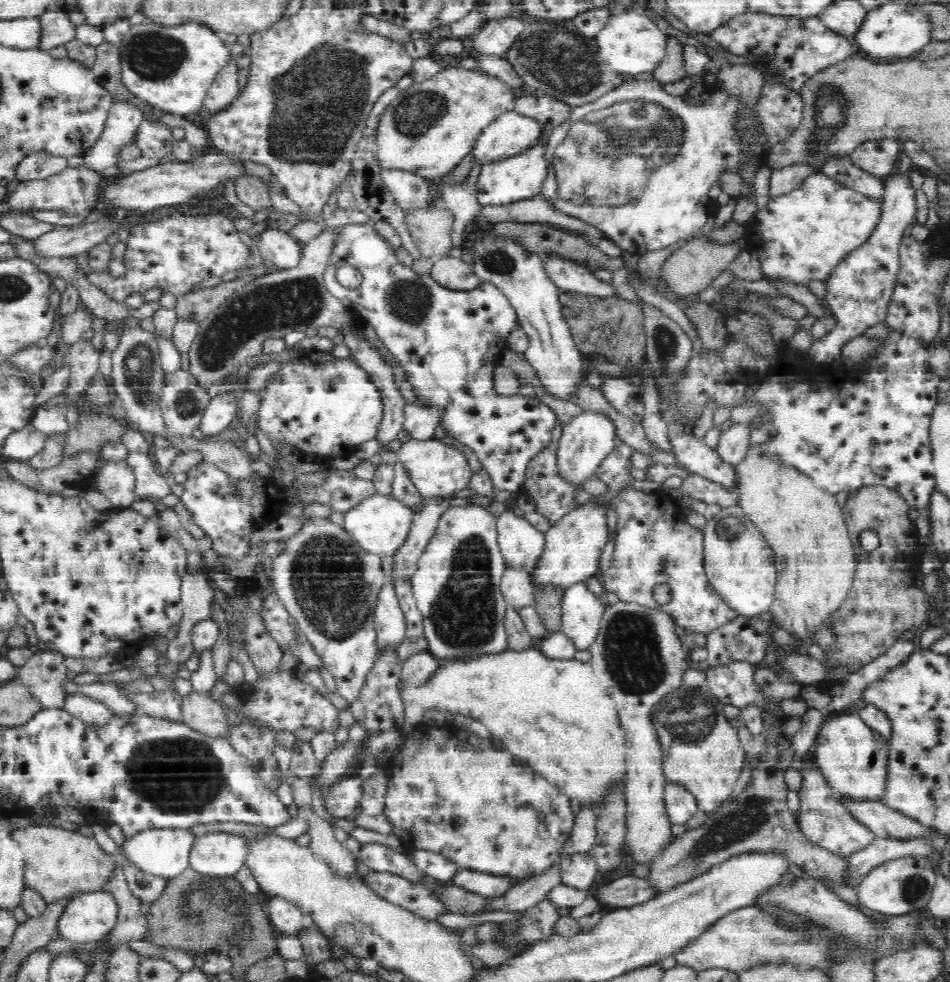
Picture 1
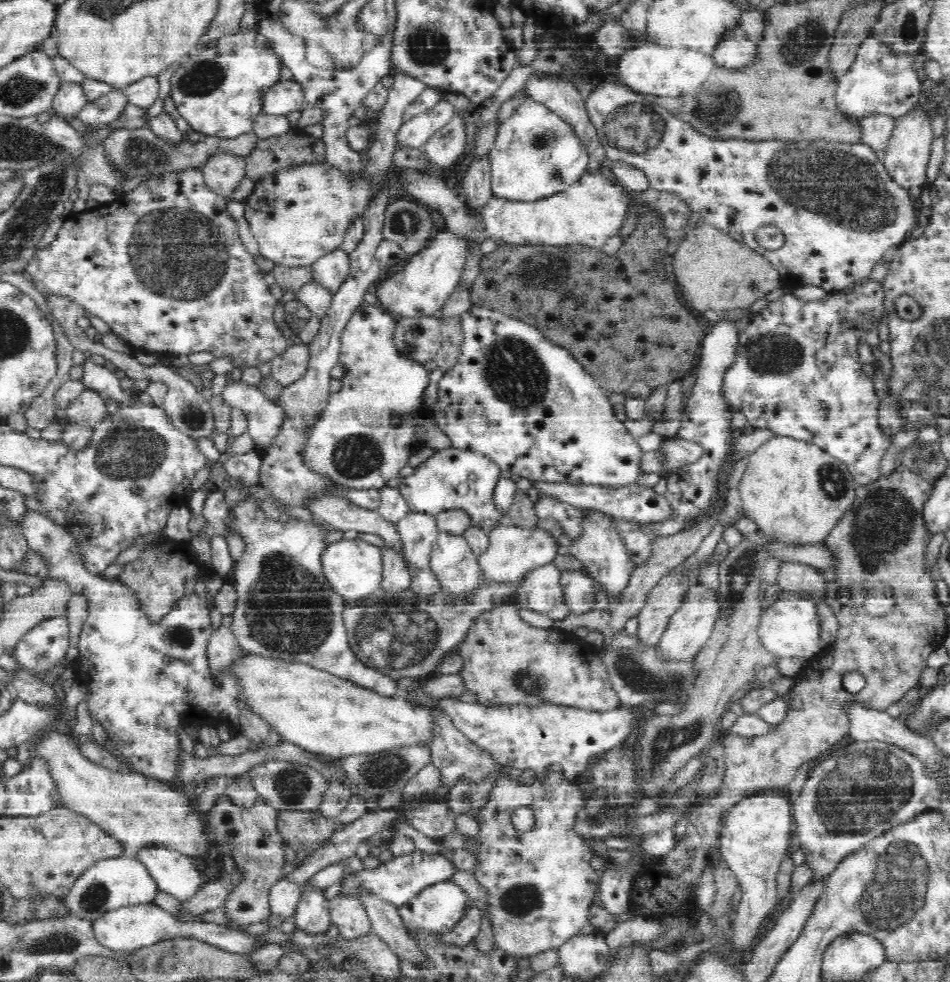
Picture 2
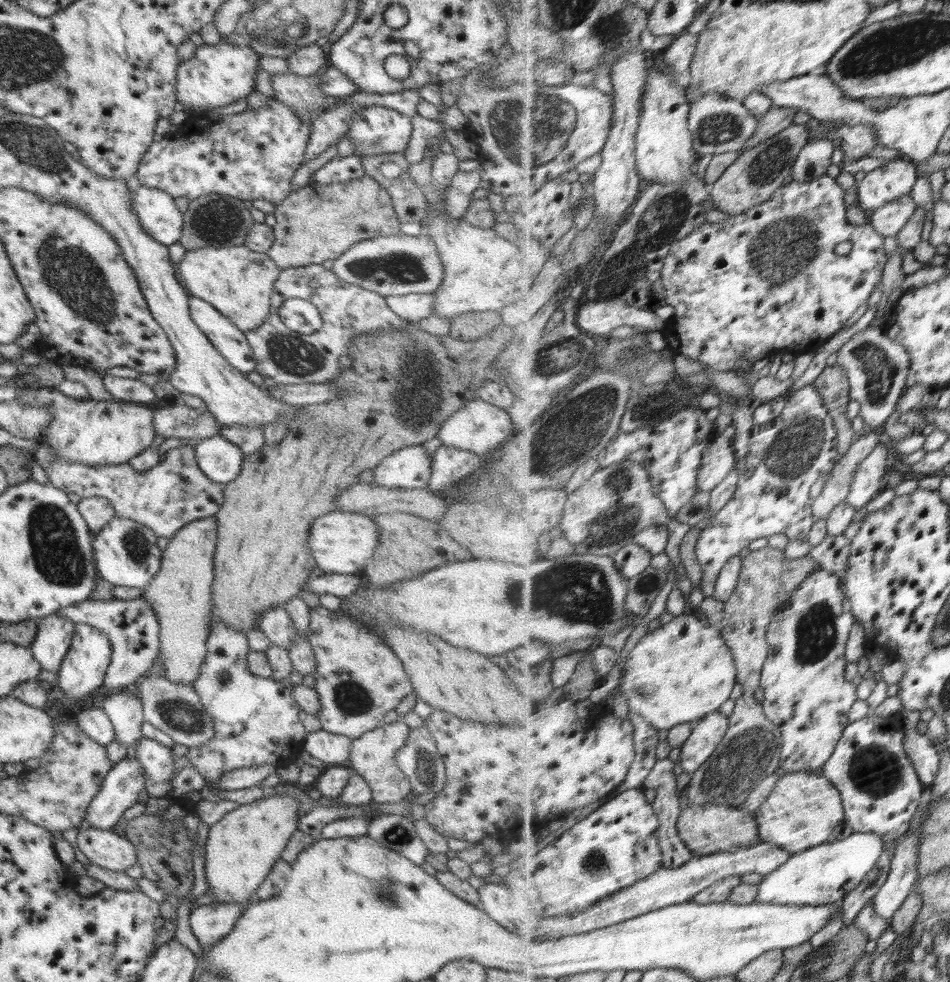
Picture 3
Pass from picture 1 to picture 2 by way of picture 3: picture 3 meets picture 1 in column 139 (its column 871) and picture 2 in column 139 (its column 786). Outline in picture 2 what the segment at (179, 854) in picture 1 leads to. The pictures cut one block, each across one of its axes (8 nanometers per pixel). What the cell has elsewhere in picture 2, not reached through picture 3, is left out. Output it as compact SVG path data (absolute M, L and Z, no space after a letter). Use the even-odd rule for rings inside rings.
M122 857L101 860L86 869L65 894L63 902L66 903L69 914L75 919L95 923L107 912L125 906L152 903L156 892L158 892L158 886L142 864L134 857Z

